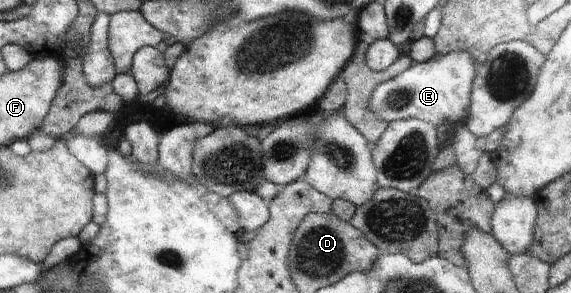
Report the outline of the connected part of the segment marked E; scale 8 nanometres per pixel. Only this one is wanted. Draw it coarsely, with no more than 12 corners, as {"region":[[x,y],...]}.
{"region":[[474,50],[414,63],[373,90],[385,122],[461,125]]}

